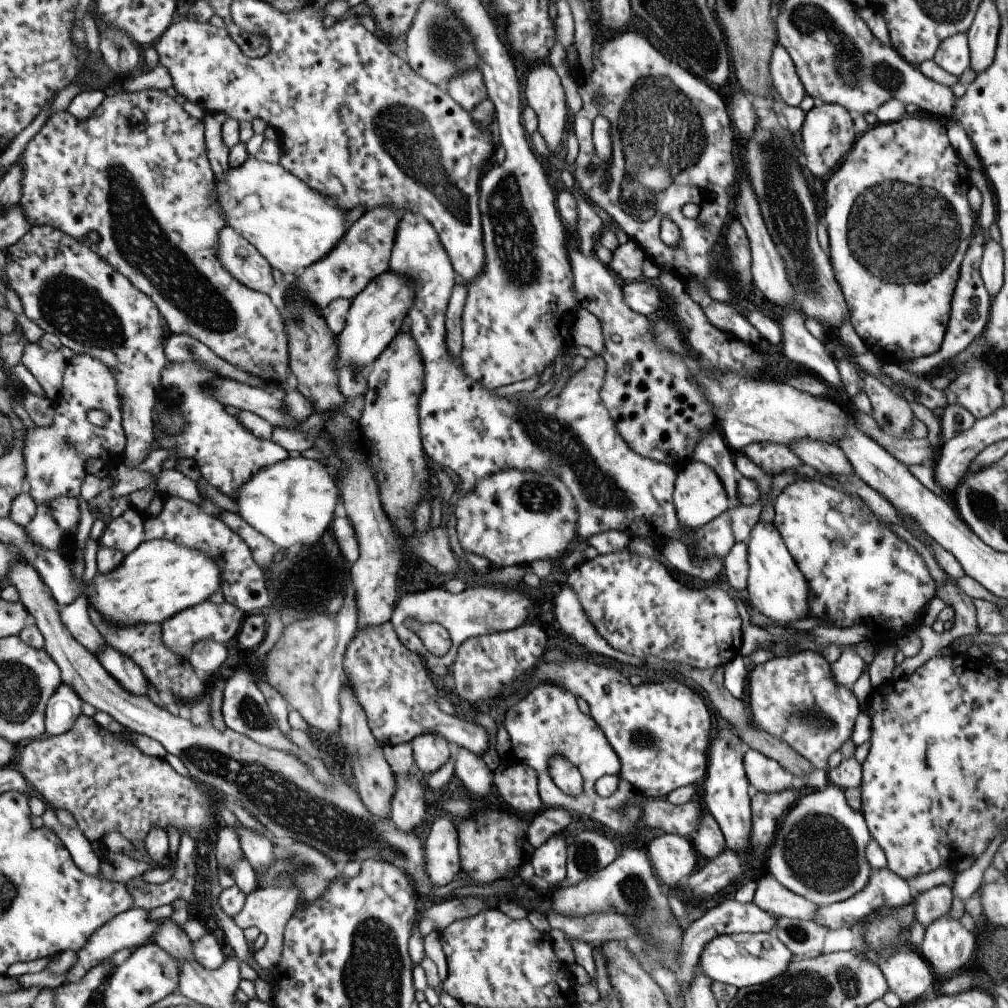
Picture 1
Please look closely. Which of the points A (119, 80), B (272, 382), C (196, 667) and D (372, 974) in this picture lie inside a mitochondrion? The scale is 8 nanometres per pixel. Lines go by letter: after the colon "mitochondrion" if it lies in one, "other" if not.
A: other
B: other
C: other
D: mitochondrion

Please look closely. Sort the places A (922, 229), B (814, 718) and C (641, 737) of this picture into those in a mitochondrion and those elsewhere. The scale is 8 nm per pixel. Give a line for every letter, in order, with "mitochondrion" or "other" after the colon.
A: mitochondrion
B: mitochondrion
C: mitochondrion

